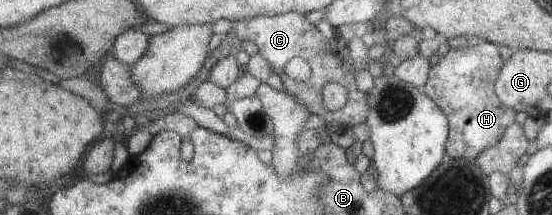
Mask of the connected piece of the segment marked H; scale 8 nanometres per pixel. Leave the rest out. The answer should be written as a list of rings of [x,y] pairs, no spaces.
[[[482,41],[472,47],[450,49],[431,67],[428,81],[422,90],[448,116],[448,159],[466,158],[474,161],[483,151],[500,143],[506,130],[516,123],[517,111],[506,105],[495,90],[495,83],[504,64],[505,61],[498,53],[498,44]]]

